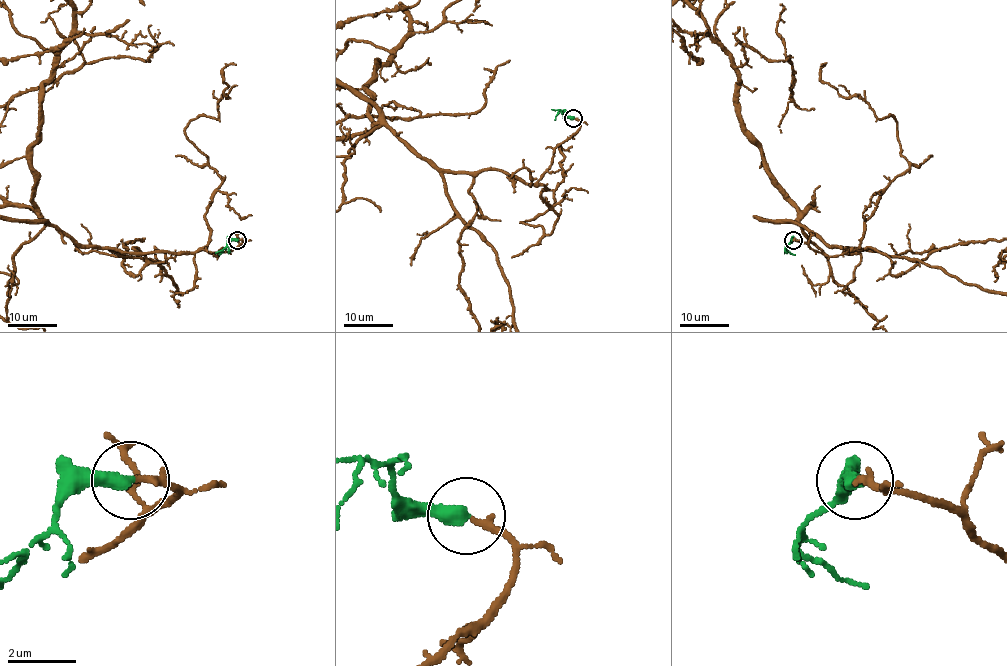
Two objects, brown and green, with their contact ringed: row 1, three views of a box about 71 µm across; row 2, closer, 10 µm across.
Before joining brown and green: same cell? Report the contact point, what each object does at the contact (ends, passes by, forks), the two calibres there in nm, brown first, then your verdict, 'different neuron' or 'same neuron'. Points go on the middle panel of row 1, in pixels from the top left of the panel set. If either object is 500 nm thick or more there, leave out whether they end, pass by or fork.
(573, 118) | brown ends | green ends | 200/440 nm | same neuron

